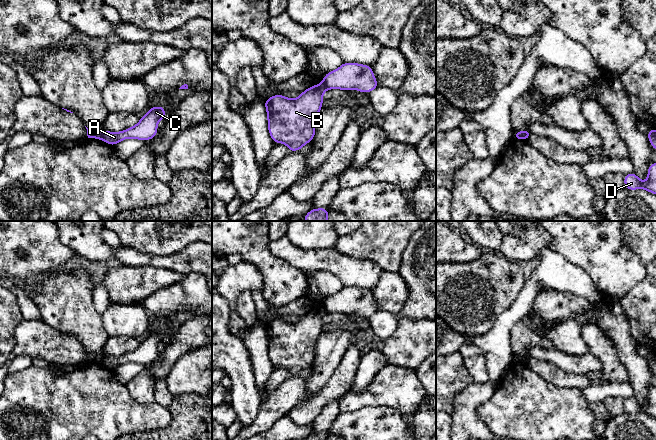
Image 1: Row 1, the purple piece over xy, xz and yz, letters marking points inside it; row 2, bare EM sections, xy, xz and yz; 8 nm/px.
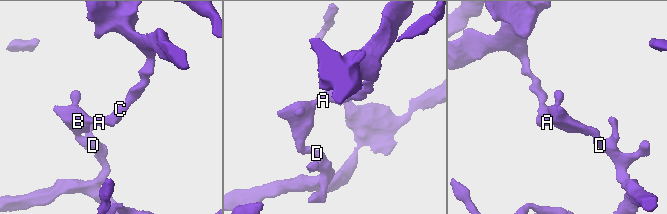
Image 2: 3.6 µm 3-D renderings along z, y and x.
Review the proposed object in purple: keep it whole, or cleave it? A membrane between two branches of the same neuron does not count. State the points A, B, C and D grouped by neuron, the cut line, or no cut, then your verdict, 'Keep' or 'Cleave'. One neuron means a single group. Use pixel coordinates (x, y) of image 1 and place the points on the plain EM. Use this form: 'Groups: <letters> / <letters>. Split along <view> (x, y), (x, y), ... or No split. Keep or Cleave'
Groups: A C / B D. Split along xy (102, 354), (100, 362). Cleave

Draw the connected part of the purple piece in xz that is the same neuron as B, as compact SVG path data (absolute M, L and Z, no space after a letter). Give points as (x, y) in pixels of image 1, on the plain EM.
M323 307L314 309L296 323L281 318L264 325L268 355L274 367L284 367L289 376L300 374L315 360L315 346L323 327Z

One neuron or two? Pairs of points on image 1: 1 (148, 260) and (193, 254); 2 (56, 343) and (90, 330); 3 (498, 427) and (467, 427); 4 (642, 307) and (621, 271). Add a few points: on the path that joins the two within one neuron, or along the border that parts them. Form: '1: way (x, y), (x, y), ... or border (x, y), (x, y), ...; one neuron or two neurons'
1: way (159, 261), (182, 261); one neuron
2: border (73, 336), (85, 349); two neurons
3: border (478, 405), (477, 416), (489, 429); two neurons
4: border (645, 273), (644, 277), (619, 300); two neurons

